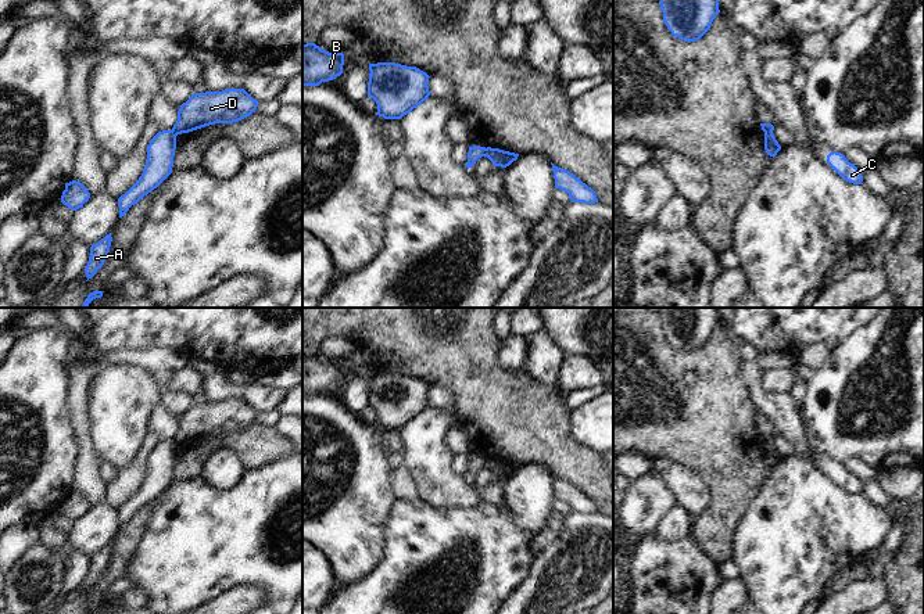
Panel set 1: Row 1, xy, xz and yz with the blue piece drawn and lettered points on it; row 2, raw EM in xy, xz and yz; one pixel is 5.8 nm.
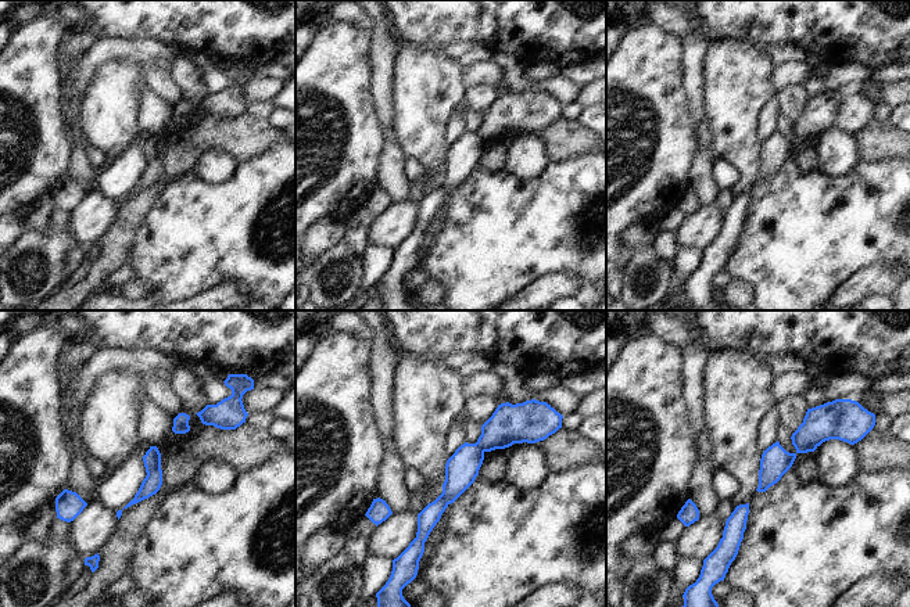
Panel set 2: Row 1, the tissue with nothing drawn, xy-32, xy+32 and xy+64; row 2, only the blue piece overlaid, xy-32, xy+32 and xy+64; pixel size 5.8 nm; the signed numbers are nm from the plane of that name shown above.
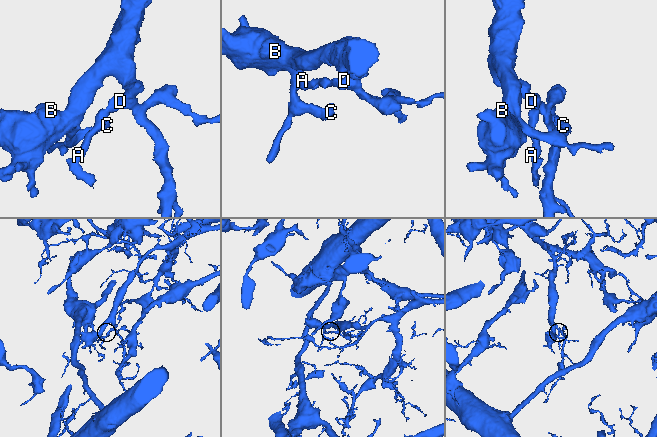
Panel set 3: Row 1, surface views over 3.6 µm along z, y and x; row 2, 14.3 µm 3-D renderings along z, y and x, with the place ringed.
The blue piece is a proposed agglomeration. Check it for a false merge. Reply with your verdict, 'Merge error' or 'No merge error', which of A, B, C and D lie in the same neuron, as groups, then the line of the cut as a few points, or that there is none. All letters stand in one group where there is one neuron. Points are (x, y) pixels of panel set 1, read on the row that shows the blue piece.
Merge error. Groups: A / B C D. Split along xz (484, 148), (486, 155)

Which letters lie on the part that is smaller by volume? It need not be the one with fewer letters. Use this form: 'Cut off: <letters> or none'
Cut off: A

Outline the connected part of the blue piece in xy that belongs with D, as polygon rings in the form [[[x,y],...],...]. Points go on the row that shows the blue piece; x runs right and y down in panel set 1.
[[[244,89],[194,93],[180,105],[172,130],[182,134],[215,123],[239,122],[255,112],[257,105]]]

